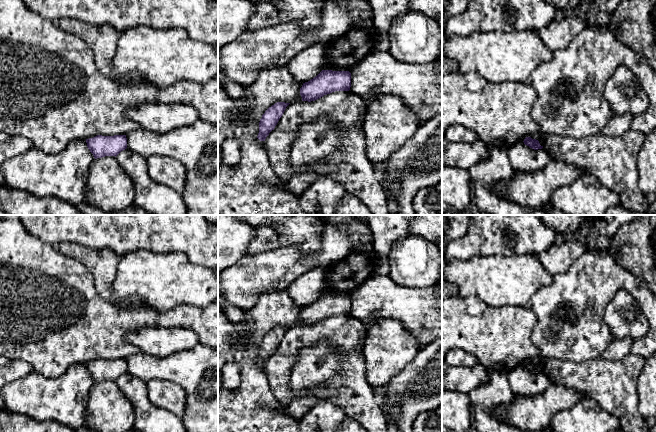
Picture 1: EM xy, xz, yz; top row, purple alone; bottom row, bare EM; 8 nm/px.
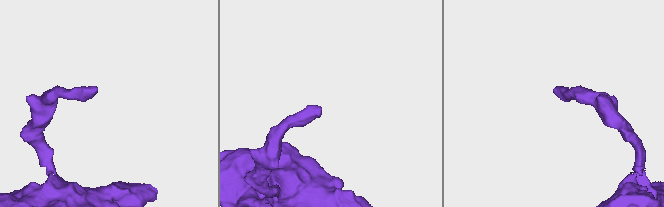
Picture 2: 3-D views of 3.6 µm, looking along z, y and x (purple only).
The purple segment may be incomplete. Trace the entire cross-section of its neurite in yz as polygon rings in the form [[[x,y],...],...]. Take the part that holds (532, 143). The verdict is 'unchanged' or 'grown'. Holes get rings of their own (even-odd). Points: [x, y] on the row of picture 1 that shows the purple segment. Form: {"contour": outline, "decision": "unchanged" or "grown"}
{"contour": [[[526,137],[523,142],[525,145],[529,146],[530,148],[532,148],[534,150],[543,148],[543,146],[540,145],[538,140],[532,139],[531,137]]], "decision": "unchanged"}

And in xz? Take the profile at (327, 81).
{"contour": [[[322,70],[316,77],[303,83],[300,88],[302,101],[315,101],[335,91],[349,91],[351,73],[349,71]]], "decision": "unchanged"}

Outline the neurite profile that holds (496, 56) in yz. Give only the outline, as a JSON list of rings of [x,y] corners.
[[[535,30],[513,32],[475,32],[467,36],[449,35],[442,39],[442,50],[445,55],[458,64],[458,72],[462,74],[477,73],[490,83],[529,82],[533,70],[541,63],[550,61],[553,52],[542,42]]]

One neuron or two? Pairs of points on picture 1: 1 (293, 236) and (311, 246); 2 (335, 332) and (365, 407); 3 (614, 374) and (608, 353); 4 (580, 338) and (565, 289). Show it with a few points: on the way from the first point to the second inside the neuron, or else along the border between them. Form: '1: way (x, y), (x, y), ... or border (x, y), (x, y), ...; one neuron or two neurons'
1: way (298, 236), (303, 236), (308, 241); one neuron
2: way (352, 351), (352, 388); one neuron
3: border (630, 352), (617, 360), (607, 360), (601, 357); two neurons
4: way (580, 326), (580, 316), (574, 306), (574, 301); one neuron

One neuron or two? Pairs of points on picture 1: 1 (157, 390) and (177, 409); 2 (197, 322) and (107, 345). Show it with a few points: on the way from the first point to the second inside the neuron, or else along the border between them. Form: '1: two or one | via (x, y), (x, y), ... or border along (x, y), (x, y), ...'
1: one | via (163, 392), (174, 403)
2: one | via (175, 318), (136, 318), (129, 323)

